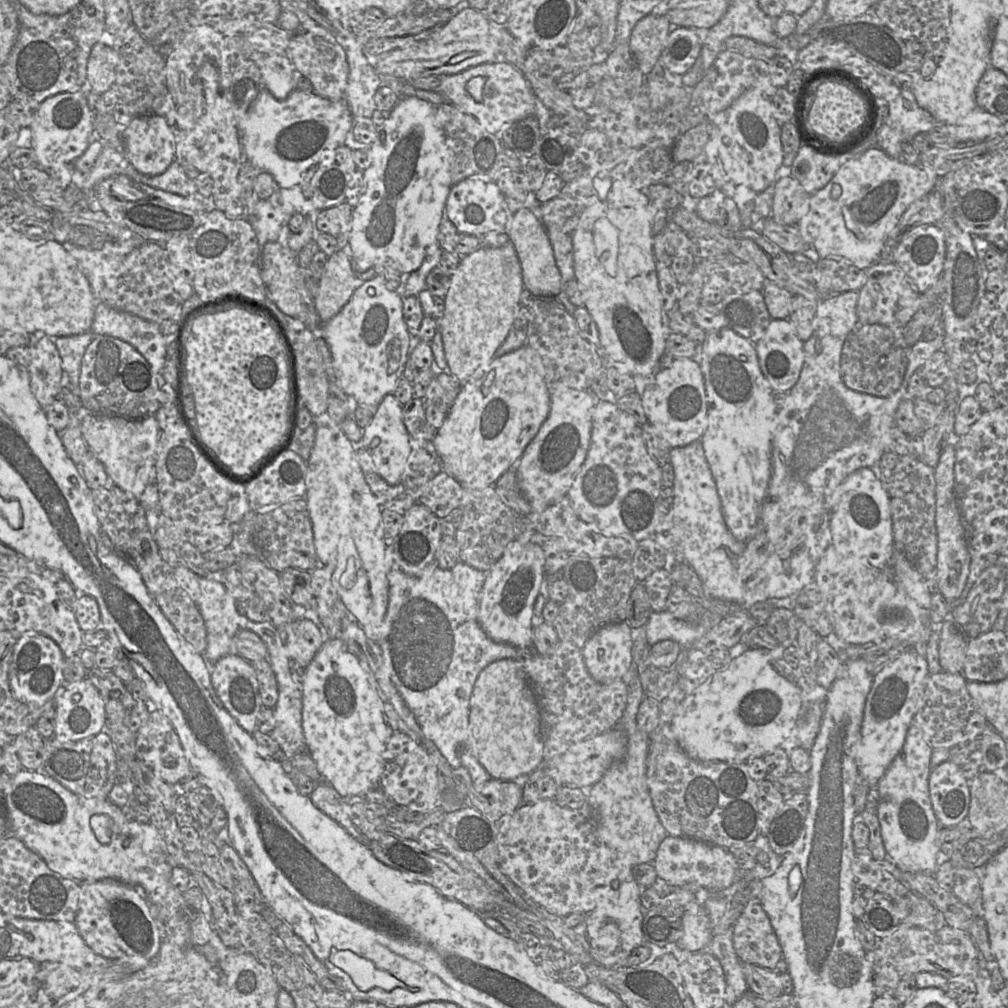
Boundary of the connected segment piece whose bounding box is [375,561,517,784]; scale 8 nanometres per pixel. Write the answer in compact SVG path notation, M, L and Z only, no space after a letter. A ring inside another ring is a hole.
M459 561L453 568L446 570L439 568L436 563L432 563L422 572L422 574L420 574L420 576L407 575L402 572L397 566L393 566L393 569L391 569L391 572L387 575L387 579L389 582L388 608L381 626L377 629L377 640L375 641L375 643L377 643L381 650L382 657L385 661L387 671L393 684L395 685L399 694L404 699L408 708L414 714L425 737L431 740L436 745L438 750L445 757L445 759L453 769L457 769L461 766L466 768L474 784L482 784L495 778L492 778L489 775L489 773L483 768L483 766L479 763L476 757L472 754L472 745L470 744L469 736L469 714L470 698L472 695L473 687L479 673L486 666L494 661L501 659L515 660L517 650L517 648L513 645L493 641L485 633L479 623L479 602L481 597L481 591L484 586L486 573L487 572L483 572L476 568L473 568L462 561ZM459 743L465 744L464 753L460 757L458 757L456 754L456 747Z

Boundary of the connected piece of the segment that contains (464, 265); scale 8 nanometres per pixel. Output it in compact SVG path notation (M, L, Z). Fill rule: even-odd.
M511 243L501 247L481 246L463 256L453 271L444 297L445 310L440 325L445 357L450 373L460 382L466 381L480 366L489 363L513 327L520 308L520 295L524 289L522 268Z

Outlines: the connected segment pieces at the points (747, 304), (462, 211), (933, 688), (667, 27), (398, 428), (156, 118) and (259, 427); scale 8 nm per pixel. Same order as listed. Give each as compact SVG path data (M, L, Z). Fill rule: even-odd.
M762 291L729 293L717 304L699 305L691 316L697 327L706 332L728 328L752 343L757 343L763 337L772 320Z
M468 177L452 185L444 214L459 233L477 237L484 237L488 233L504 232L511 215L497 182L477 177Z
M940 671L929 674L921 707L914 716L914 722L923 730L925 740L933 749L951 749L994 729L971 698L967 682L962 673Z
M648 15L634 27L628 43L644 75L650 74L661 58L673 28L665 15Z
M387 394L379 403L368 426L362 430L360 446L370 455L375 472L391 485L401 482L407 459L412 451L410 436L403 423L403 405L393 394Z
M138 115L121 129L123 153L136 171L155 176L168 169L175 159L175 138L167 120L159 115Z
M243 305L194 317L183 336L186 377L183 384L185 411L201 439L219 459L239 474L252 467L284 438L291 391L286 343L269 317Z

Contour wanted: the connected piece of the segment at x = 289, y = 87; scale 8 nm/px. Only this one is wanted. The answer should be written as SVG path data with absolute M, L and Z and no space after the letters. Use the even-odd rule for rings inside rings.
M286 53L266 54L260 67L263 87L279 101L294 90L294 66Z

